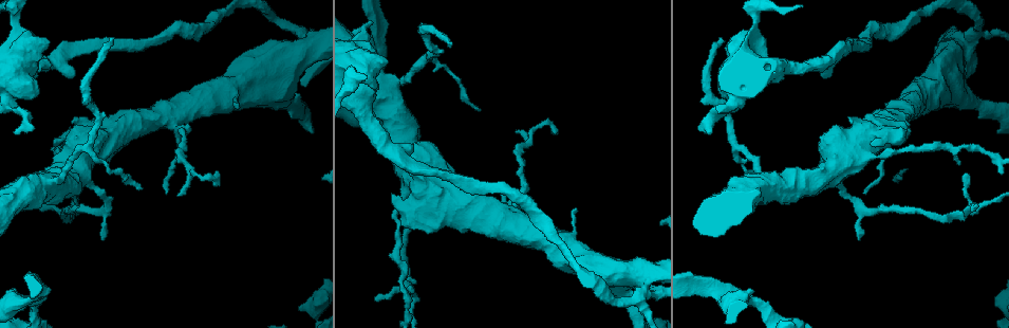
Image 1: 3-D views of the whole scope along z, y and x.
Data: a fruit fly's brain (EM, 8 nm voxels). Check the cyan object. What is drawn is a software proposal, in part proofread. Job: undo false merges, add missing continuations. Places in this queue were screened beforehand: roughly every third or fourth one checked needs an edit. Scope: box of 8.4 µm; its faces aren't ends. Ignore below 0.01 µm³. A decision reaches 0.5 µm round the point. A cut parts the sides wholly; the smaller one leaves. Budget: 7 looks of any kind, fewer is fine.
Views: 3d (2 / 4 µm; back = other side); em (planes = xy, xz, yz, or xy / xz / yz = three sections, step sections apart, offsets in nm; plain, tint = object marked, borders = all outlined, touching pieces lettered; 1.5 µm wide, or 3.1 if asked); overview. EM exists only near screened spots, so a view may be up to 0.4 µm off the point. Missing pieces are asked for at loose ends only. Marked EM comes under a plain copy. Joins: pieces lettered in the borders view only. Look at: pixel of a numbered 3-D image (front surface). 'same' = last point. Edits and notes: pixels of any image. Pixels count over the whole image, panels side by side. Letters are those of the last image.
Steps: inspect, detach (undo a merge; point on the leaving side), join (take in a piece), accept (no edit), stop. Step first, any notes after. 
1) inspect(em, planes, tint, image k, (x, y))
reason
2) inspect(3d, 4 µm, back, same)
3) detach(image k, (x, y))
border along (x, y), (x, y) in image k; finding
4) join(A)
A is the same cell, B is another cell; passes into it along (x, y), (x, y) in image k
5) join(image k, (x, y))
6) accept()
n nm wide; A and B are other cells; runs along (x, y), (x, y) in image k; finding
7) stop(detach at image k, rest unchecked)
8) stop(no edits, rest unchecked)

inspect(em, planes, borders, image 1, (960, 164))
branch stops here

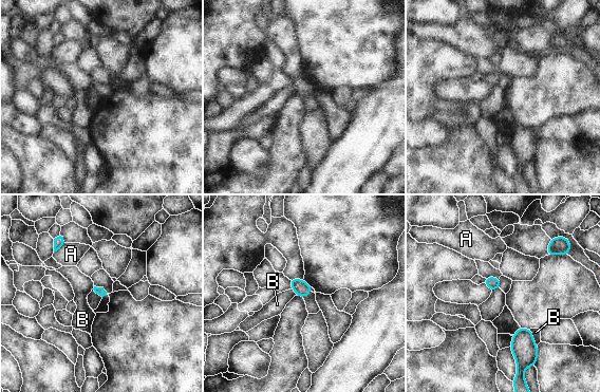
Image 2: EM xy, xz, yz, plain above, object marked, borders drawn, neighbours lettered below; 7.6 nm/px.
accept()
A and B are other cells; border along (529, 329), (533, 342), (537, 346) in image 2; none of them fits

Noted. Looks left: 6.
inspect(3d, 4 µm, back, image 1, (451, 45))
branch stops here

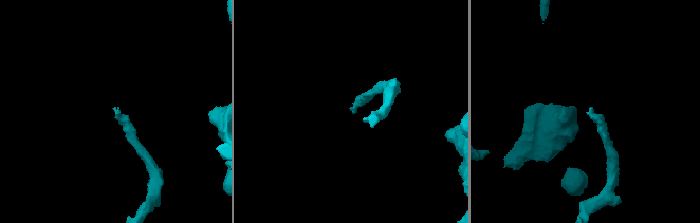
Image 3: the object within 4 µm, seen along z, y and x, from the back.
inspect(em, planes, borders, image 3, (590, 107))

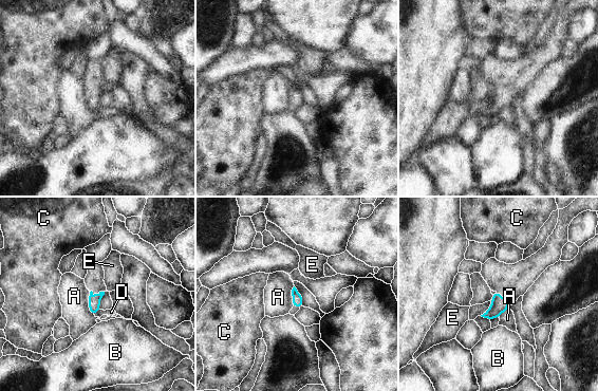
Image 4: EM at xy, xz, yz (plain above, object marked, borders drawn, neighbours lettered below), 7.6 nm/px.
accept()
A, B, C, D and E are other cells; none of them fits

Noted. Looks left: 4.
inspect(3d, 4 µm, image 1, (864, 194))
branch stops here

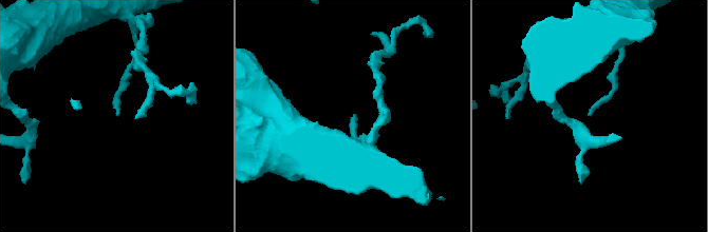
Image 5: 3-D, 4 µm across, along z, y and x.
inspect(em, yz, step 8, borders, image 5, (588, 113))

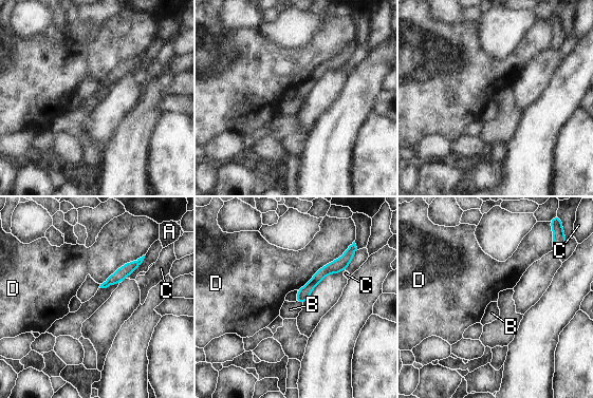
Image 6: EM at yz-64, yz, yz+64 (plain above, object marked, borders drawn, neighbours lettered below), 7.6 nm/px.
inspect(em, planes, borders, same)

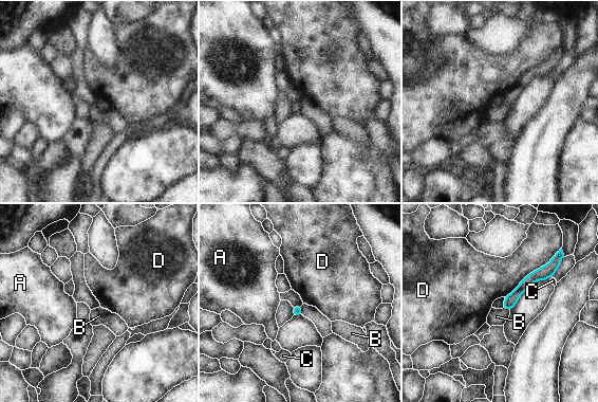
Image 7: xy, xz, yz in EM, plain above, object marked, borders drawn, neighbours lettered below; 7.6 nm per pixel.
join(B)
B is the same cell, A, C and D are other cells; passes into it along (510, 299), (506, 309), (497, 316) in image 7; the cell continues

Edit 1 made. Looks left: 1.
stop(join at image 7, rest unchecked)

